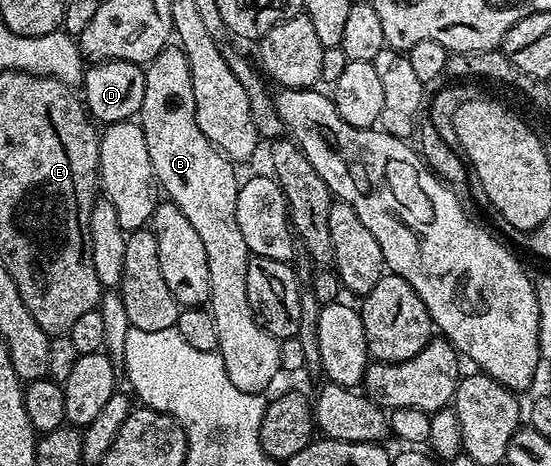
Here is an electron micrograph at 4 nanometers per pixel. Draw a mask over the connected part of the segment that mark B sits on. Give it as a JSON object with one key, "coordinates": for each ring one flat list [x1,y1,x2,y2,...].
{"coordinates":[[178,47,163,49,154,57,145,69,145,99,139,108,138,120,143,126,145,143,149,143,149,159,153,163,156,182,167,192,166,196,193,223,201,243,205,243,205,255,209,255,209,283,211,300,209,308,213,323,217,323,218,355,225,363,229,383,246,393,262,394,263,389,271,385,271,380,281,373,279,361,280,338,266,333,255,313,249,307,247,294,247,263,249,254,245,238,241,236,241,227,237,227,235,208,241,184,235,178,236,166,224,157,214,145,205,139,201,127,197,127,195,104,193,103,193,83,189,75,189,59]]}

